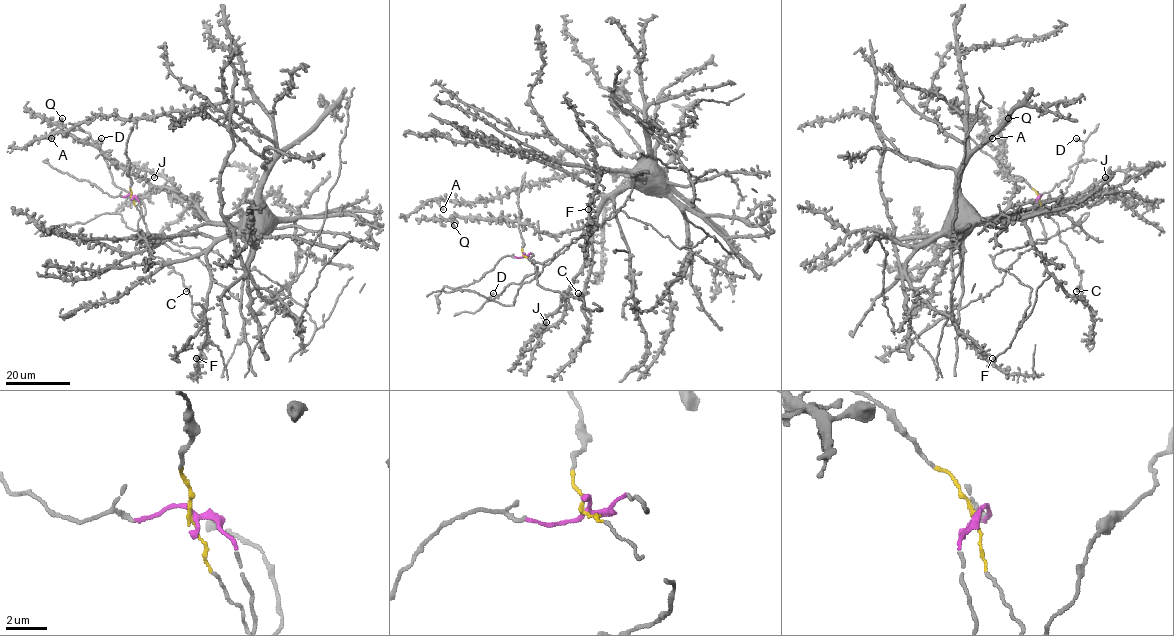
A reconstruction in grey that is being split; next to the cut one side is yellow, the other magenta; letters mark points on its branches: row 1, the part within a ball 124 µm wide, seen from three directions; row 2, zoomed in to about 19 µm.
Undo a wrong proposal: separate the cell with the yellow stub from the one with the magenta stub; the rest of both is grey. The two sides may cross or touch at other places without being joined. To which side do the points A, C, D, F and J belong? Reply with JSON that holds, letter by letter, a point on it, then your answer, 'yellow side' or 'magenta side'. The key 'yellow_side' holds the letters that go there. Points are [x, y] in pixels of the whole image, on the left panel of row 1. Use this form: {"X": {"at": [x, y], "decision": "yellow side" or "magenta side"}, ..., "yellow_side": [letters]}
{"A": {"at": [51, 138], "decision": "magenta side"}, "C": {"at": [186, 291], "decision": "yellow side"}, "D": {"at": [101, 138], "decision": "yellow side"}, "F": {"at": [196, 358], "decision": "magenta side"}, "J": {"at": [154, 177], "decision": "magenta side"}, "yellow_side": ["C", "D"]}

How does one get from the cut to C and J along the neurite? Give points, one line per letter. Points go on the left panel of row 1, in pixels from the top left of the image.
C: (131, 195), (147, 230), (144, 247), (182, 276), (186, 291)
J: (131, 195), (141, 234), (195, 256), (241, 308), (251, 240), (180, 199), (168, 179), (154, 178)

